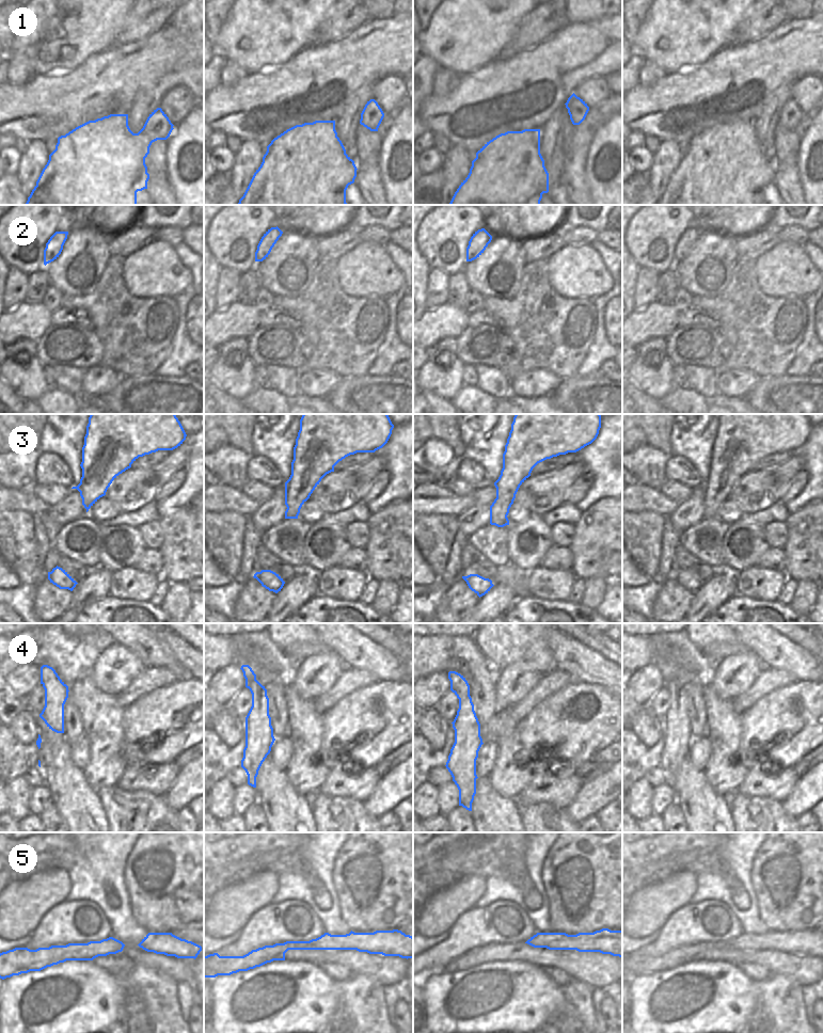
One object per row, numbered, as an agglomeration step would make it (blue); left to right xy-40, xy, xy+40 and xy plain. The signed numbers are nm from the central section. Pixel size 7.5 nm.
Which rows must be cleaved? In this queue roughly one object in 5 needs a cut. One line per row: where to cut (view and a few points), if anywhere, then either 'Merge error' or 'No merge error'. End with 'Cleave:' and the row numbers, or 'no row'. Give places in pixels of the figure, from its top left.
1: No split. No merge error
2: No split. No merge error
3: No split. No merge error
4: Split along xy (255, 679), (257, 693), (252, 699). Merge error
5: No split. No merge error
Cleave: 4

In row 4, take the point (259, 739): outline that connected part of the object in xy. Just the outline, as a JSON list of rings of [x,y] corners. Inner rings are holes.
[[[257,680],[256,698],[252,699],[252,706],[246,717],[246,747],[241,767],[248,775],[248,784],[256,788],[258,770],[271,751],[275,741],[271,717],[269,715],[269,698],[267,689]]]

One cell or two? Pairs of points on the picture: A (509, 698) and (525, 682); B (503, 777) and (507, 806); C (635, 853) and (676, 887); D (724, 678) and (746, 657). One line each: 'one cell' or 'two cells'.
A: one cell
B: two cells
C: two cells
D: one cell

